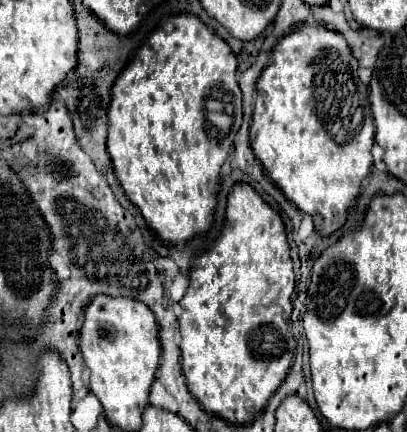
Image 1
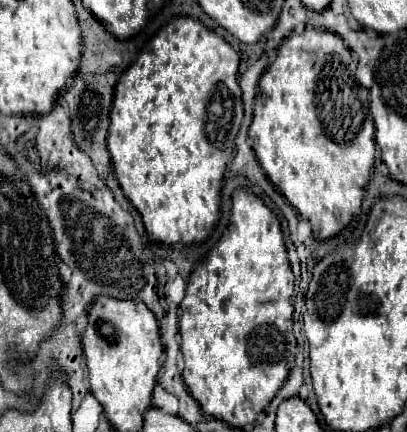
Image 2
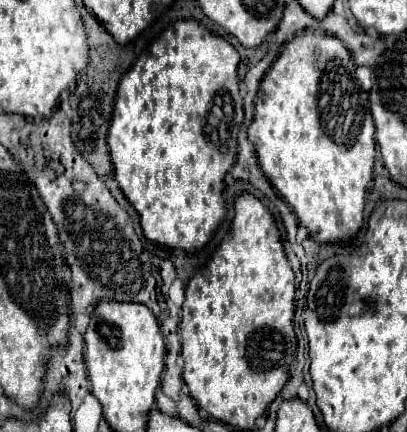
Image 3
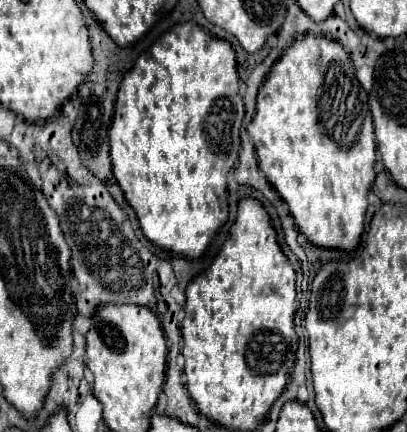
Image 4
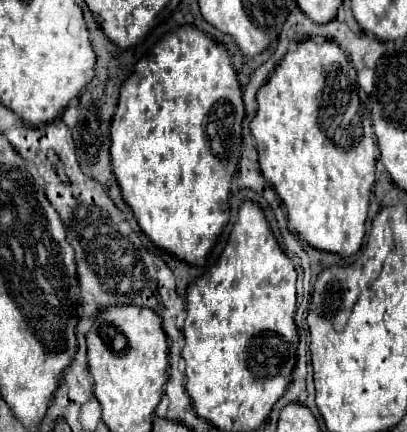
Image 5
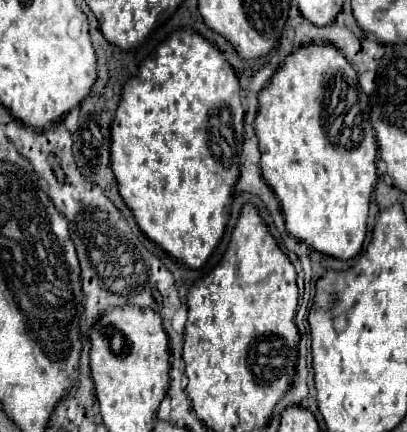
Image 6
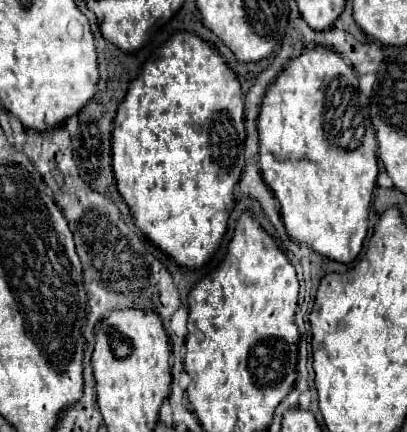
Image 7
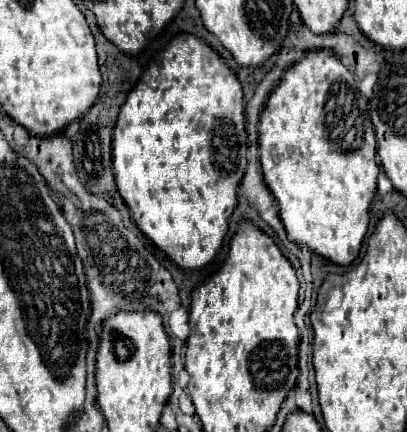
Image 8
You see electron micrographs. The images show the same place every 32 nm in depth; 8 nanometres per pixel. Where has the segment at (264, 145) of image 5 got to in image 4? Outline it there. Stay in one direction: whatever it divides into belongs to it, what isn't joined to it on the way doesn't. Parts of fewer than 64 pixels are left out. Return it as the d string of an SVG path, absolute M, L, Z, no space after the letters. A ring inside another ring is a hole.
M306 34L302 40L296 40L292 48L288 48L284 52L284 56L280 58L278 64L274 64L272 72L268 74L266 82L262 84L262 88L258 90L258 104L256 104L256 116L252 120L252 124L248 126L248 134L256 144L256 152L258 152L258 164L260 170L266 174L268 182L274 186L274 190L280 194L280 198L288 204L290 216L298 228L298 232L302 232L306 236L306 240L314 246L320 248L332 248L332 250L344 250L344 252L354 252L360 244L360 236L364 232L364 214L368 208L368 192L370 186L374 182L374 164L376 164L376 140L374 140L374 126L372 126L372 116L370 116L370 106L368 106L368 94L364 92L364 88L360 86L360 82L356 80L354 74L354 66L350 62L350 56L346 54L346 50L336 42L336 40L328 40L324 36L314 36L314 34Z

